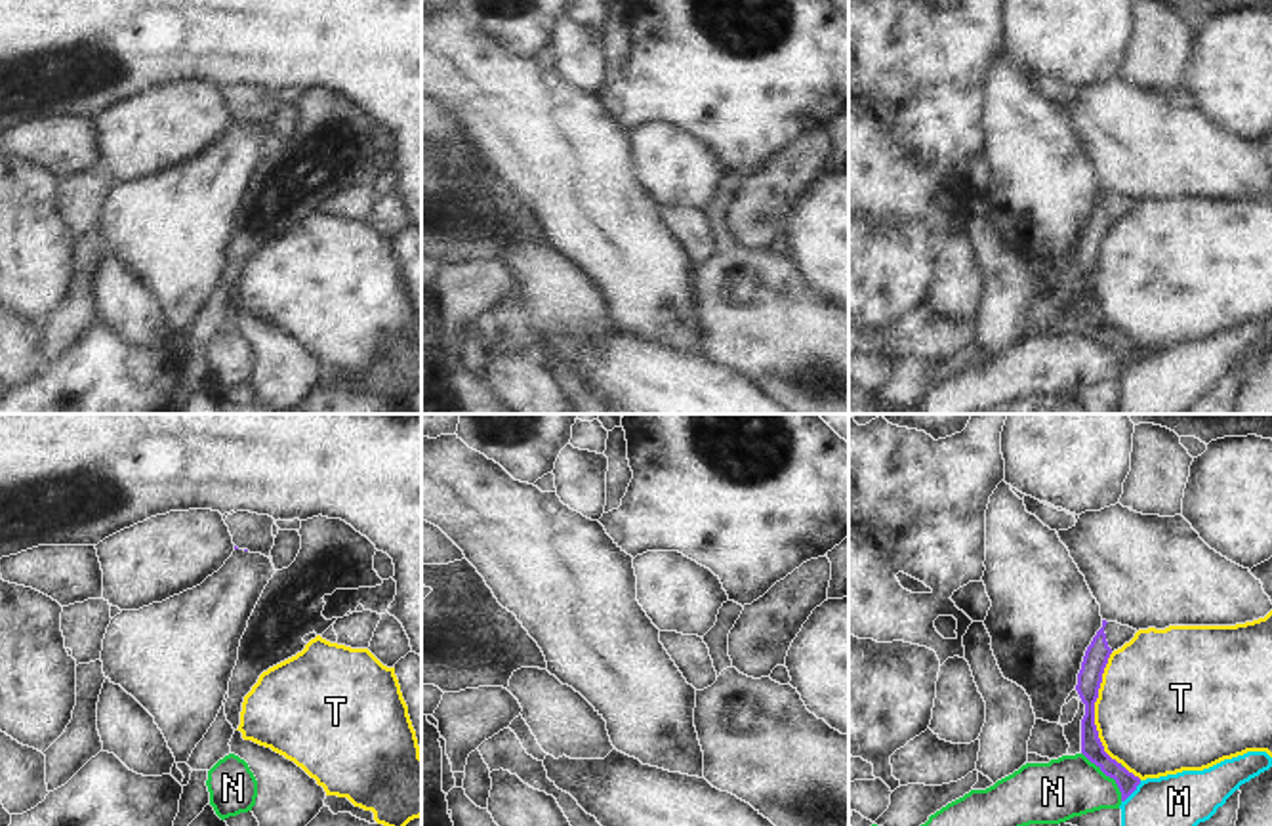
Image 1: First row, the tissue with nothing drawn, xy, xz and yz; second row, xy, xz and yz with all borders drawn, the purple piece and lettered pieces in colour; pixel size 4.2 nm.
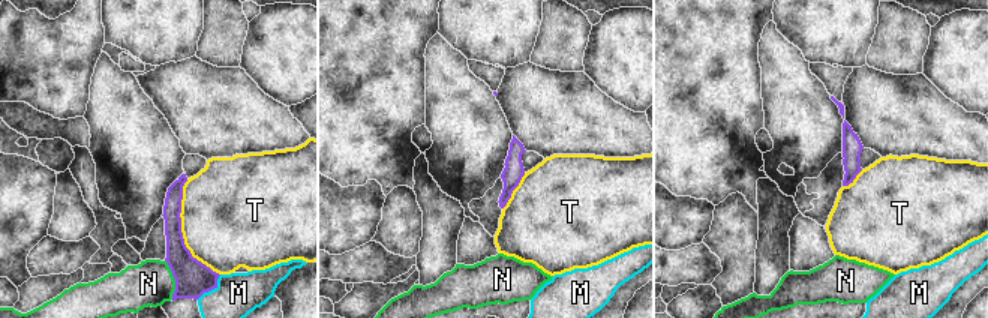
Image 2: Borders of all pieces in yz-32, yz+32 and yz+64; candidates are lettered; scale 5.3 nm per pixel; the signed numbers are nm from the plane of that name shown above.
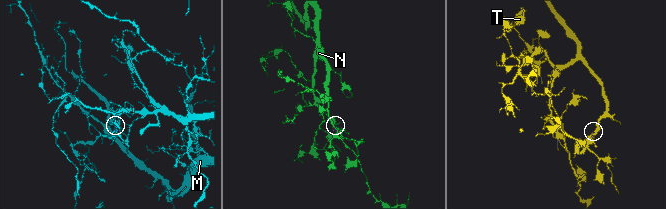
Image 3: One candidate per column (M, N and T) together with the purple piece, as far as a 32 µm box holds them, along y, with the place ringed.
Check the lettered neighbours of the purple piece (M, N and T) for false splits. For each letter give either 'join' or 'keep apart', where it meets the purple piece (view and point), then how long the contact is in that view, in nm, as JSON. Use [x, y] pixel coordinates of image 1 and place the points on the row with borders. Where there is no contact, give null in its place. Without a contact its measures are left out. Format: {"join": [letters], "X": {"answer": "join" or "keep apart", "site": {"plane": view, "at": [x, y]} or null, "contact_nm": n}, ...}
{"join": [], "M": {"answer": "keep apart", "site": {"plane": "yz", "at": [1131, 792]}, "contact_nm": 130}, "N": {"answer": "keep apart", "site": {"plane": "yz", "at": [1108, 775]}, "contact_nm": 260}, "T": {"answer": "keep apart", "site": {"plane": "yz", "at": [1093, 720]}, "contact_nm": 550}}

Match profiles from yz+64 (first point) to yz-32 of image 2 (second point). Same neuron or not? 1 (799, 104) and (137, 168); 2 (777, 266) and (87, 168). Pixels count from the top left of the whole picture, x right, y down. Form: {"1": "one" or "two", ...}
{"1": "one", "2": "one"}

